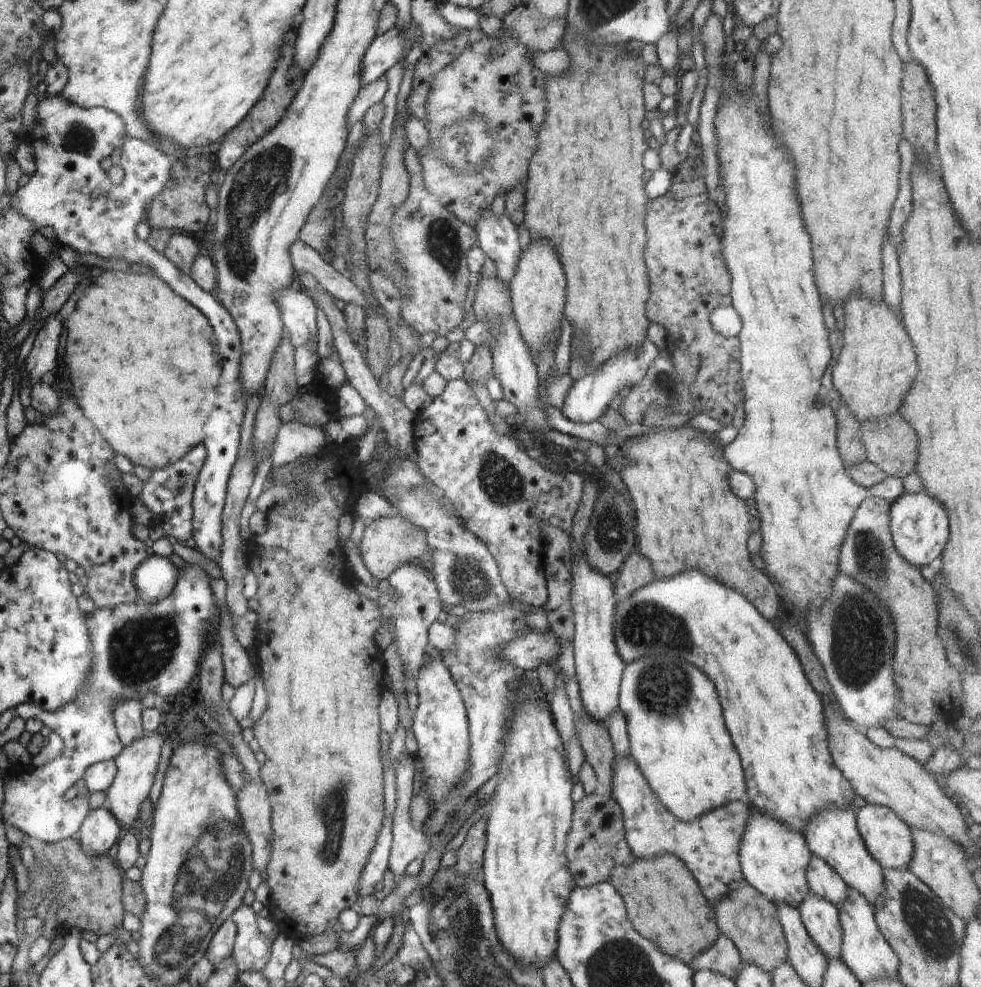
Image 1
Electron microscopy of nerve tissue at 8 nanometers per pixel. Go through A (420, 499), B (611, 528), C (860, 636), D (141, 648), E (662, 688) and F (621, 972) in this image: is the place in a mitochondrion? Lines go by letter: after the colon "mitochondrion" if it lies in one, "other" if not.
A: mitochondrion
B: mitochondrion
C: mitochondrion
D: mitochondrion
E: mitochondrion
F: mitochondrion

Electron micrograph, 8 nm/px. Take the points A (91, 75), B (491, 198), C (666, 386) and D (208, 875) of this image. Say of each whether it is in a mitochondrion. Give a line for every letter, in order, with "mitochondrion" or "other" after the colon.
A: other
B: other
C: mitochondrion
D: mitochondrion

